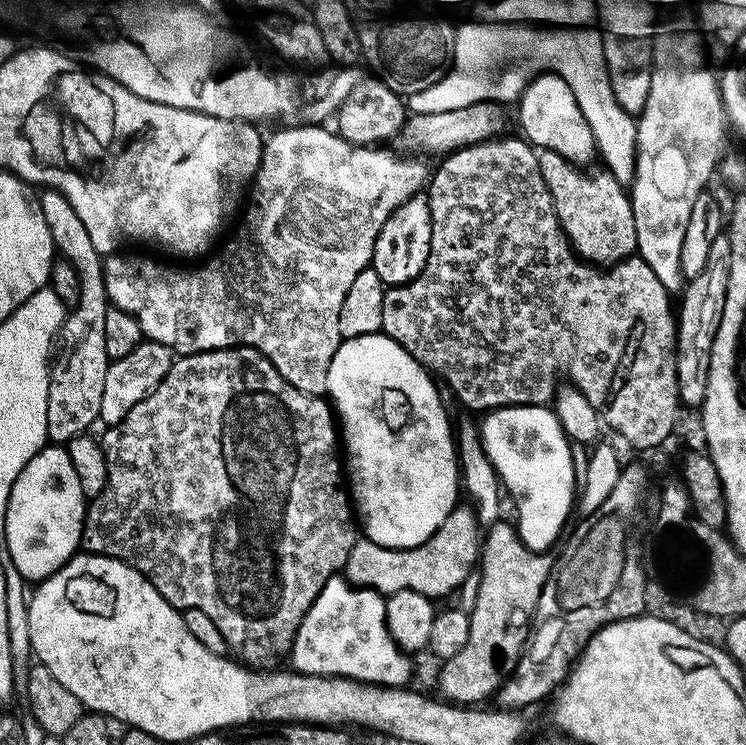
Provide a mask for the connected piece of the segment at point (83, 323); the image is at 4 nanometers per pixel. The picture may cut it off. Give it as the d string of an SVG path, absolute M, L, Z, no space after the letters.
M44 190L39 193L38 207L42 210L42 218L46 218L46 226L50 226L50 238L57 253L74 266L80 279L80 297L75 308L67 313L58 333L58 351L48 374L46 430L53 445L66 446L74 438L85 435L88 427L100 420L102 389L106 386L106 370L110 363L104 333L110 301L104 285L102 253L90 242L90 234L86 226L82 226L82 218L78 218L74 206L70 206L61 192Z

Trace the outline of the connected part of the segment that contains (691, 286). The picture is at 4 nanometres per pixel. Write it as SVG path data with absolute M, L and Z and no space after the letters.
M721 232L711 242L710 252L702 273L691 279L684 288L682 306L678 308L676 334L676 381L681 405L685 409L699 409L706 398L706 378L710 366L710 348L716 333L717 322L724 309L726 280L729 274L730 242L727 233Z

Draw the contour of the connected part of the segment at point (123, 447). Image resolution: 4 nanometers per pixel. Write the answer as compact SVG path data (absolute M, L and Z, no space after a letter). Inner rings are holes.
M247 346L216 348L213 352L194 352L173 359L172 368L166 374L166 378L162 378L160 385L146 398L142 398L142 402L138 402L138 406L134 406L134 410L130 410L130 414L126 414L126 418L122 418L117 424L105 427L103 430L105 431L104 437L99 437L98 443L103 448L104 457L106 458L106 486L102 490L102 494L91 497L90 503L87 505L84 514L83 551L93 556L109 556L115 560L120 560L124 564L129 564L134 570L141 572L155 588L161 590L172 588L172 592L170 591L171 599L178 602L181 609L200 608L206 614L210 614L210 618L214 618L214 626L218 626L222 638L226 638L233 657L239 658L247 667L253 670L271 669L275 665L272 663L283 652L285 655L291 649L292 639L296 636L296 631L302 622L302 618L308 613L310 606L318 598L322 586L326 586L328 579L337 575L343 569L344 563L350 558L350 550L354 550L358 539L358 524L354 519L354 505L350 499L349 489L346 487L345 473L342 471L342 456L338 451L338 424L334 419L334 409L331 403L323 395L303 392L290 382L286 382L286 378L282 378L278 374L278 370L271 362L254 348Z

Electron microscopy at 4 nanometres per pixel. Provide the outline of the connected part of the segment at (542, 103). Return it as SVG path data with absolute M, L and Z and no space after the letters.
M541 72L528 81L518 101L520 107L520 128L523 139L533 148L554 150L562 154L571 164L588 166L592 159L597 159L596 139L590 130L590 122L582 118L582 110L578 110L578 98L574 98L574 90L566 86L562 77L552 72Z

